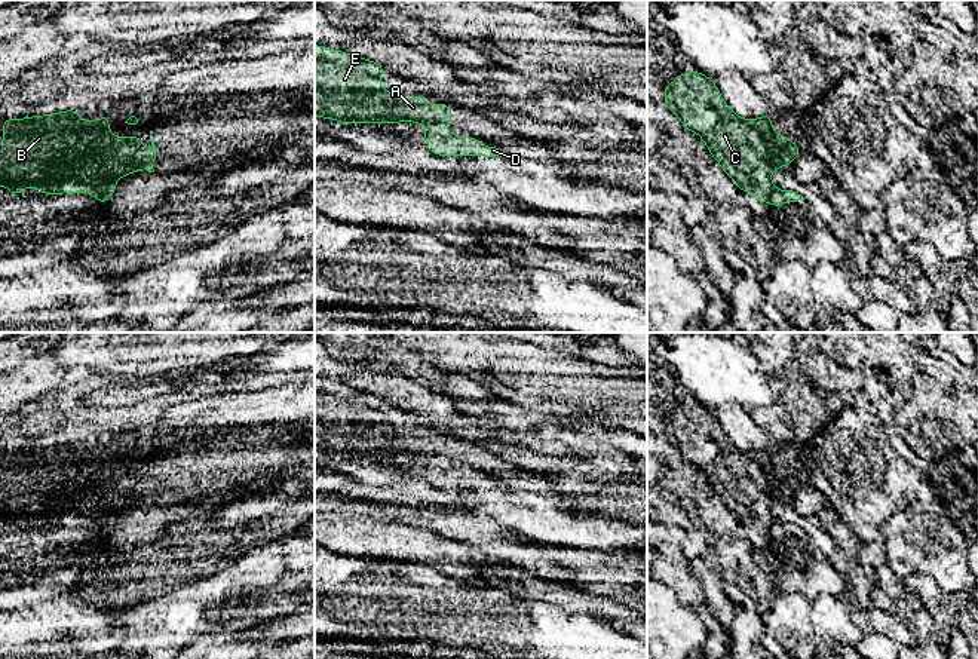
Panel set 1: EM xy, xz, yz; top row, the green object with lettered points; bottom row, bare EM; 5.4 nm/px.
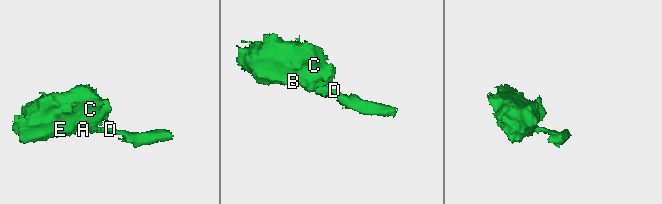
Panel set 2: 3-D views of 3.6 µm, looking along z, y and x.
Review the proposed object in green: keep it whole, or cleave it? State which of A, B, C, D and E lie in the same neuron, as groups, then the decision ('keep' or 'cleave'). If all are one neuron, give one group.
groups A B C E / D; cleave

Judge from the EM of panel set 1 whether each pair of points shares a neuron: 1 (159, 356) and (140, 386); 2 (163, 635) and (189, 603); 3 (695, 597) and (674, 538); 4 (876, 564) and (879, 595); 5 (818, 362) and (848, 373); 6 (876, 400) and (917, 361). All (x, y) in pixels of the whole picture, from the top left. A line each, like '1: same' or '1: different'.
1: different
2: same
3: same
4: same
5: same
6: same

